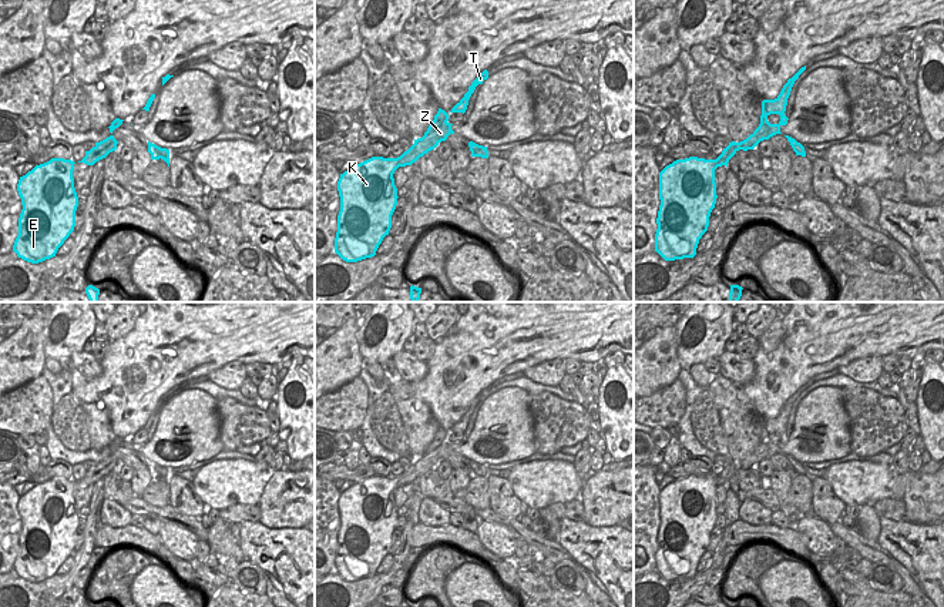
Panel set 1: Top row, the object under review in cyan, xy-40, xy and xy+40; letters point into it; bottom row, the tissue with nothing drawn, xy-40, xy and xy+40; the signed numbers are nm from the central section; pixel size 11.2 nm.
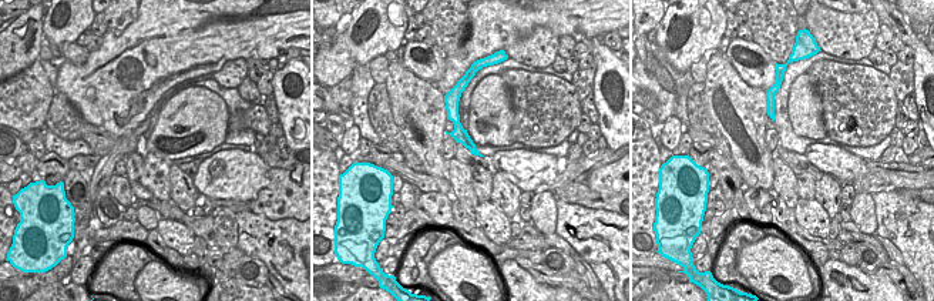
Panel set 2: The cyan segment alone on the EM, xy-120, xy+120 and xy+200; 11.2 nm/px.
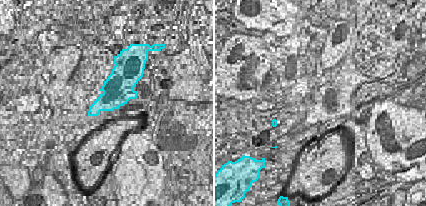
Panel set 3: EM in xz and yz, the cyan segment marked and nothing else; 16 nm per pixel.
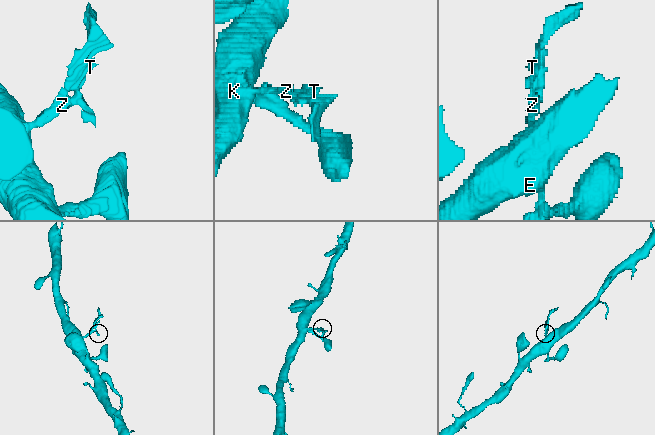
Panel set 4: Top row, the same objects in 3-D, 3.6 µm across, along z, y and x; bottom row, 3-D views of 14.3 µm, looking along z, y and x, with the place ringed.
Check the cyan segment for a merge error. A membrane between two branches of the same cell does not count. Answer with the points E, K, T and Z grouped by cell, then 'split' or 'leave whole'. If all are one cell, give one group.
E K / T Z | split

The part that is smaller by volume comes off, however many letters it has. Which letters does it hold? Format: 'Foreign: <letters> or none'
Foreign: T, Z

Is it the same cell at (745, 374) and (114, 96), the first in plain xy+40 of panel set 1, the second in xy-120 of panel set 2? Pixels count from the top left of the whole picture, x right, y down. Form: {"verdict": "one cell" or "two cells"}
{"verdict": "two cells"}

